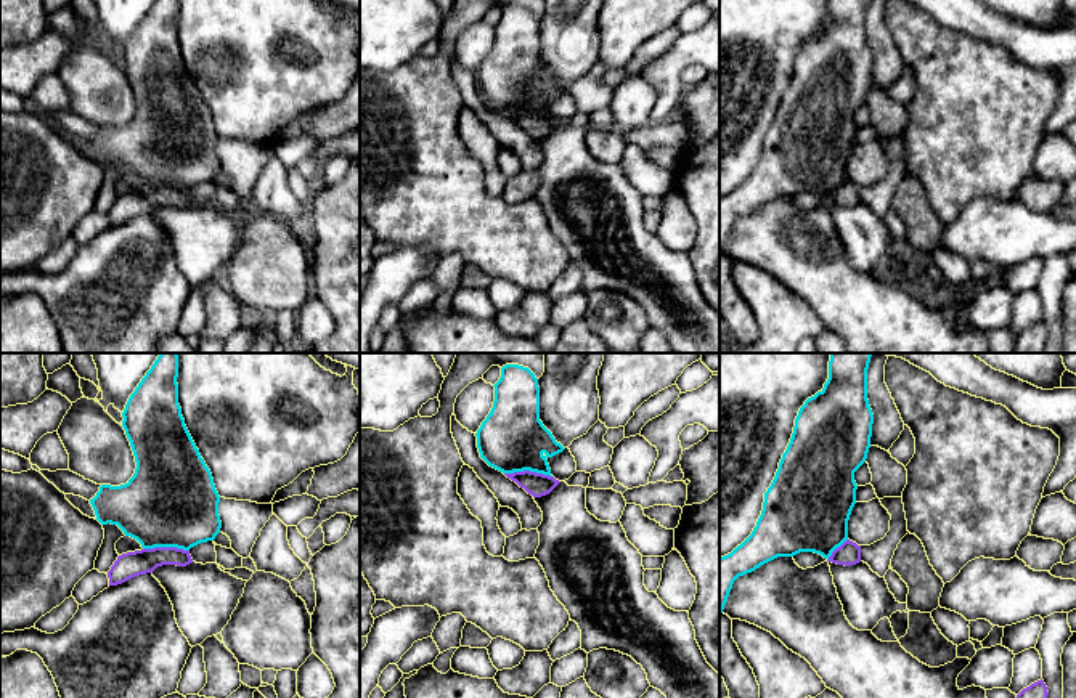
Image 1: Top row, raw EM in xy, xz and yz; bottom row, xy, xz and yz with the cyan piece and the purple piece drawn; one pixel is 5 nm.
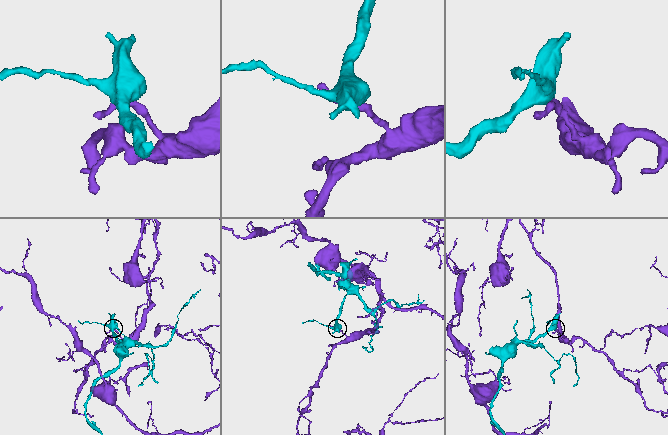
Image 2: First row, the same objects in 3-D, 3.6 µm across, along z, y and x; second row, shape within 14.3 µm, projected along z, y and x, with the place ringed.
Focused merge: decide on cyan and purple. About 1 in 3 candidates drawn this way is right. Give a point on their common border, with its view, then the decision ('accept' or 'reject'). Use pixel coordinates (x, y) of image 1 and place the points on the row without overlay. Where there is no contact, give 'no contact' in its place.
meets cyan in xz at (529, 109); reject

